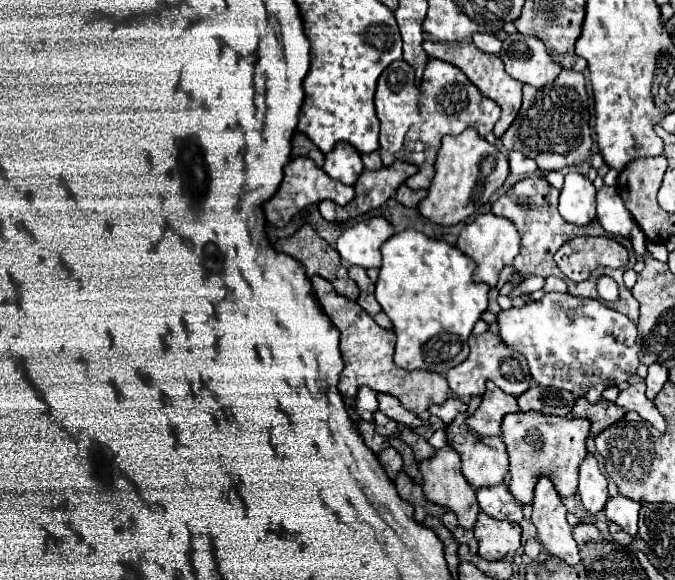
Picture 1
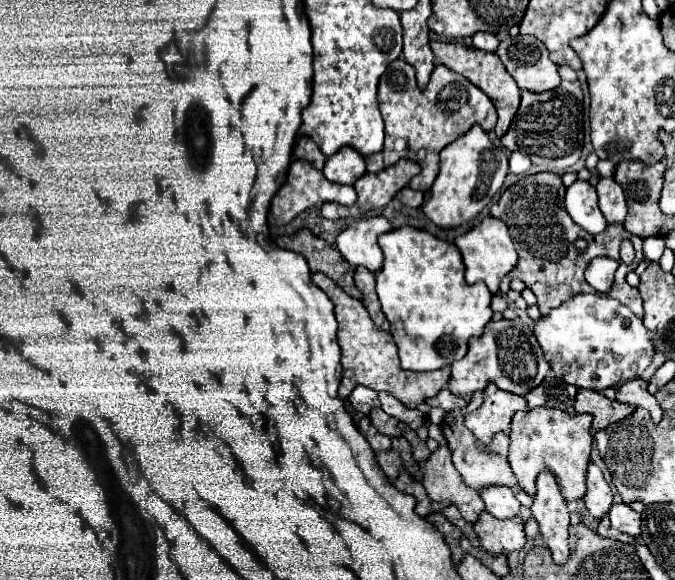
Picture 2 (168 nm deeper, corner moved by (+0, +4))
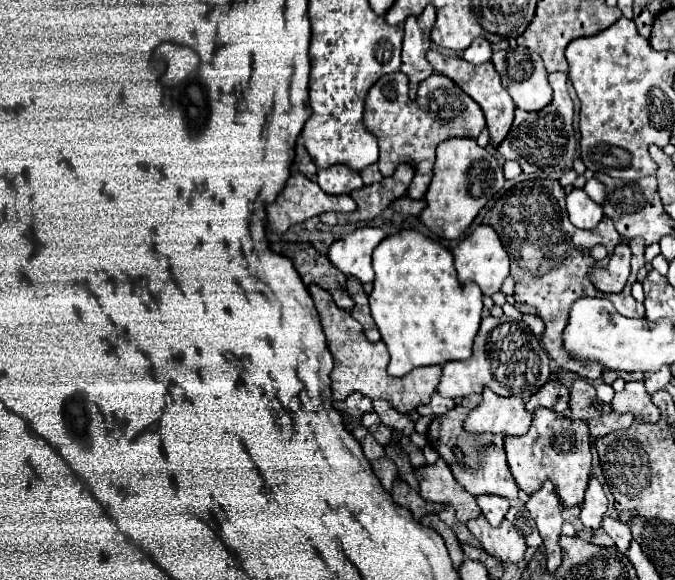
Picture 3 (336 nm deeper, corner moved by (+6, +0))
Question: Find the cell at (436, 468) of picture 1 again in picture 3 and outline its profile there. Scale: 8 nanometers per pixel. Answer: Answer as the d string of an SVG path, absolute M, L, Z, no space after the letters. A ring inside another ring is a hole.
M439 457L433 465L423 465L415 469L419 479L419 495L425 501L453 505L457 511L457 521L467 523L481 515L481 509L475 503L475 497L455 481L449 465Z

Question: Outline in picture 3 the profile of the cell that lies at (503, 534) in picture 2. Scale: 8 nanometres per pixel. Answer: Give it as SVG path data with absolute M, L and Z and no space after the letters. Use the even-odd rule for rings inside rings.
M479 515L477 519L469 521L467 527L489 555L501 559L503 563L517 563L523 559L527 545L507 519L503 519L499 527L491 527L487 519Z

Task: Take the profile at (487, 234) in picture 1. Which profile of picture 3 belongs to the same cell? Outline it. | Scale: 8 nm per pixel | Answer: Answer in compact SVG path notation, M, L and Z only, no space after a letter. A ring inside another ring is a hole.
M477 225L471 231L471 235L467 235L453 249L453 257L455 257L455 269L457 269L461 285L467 281L473 281L481 287L483 295L489 295L489 297L501 289L505 277L509 275L509 255L501 245L499 235L489 225Z

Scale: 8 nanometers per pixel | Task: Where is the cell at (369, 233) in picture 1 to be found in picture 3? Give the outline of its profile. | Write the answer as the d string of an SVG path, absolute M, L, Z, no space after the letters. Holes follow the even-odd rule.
M357 227L353 233L343 235L329 247L329 261L341 273L357 277L361 283L373 281L371 251L383 241L385 233L379 227Z

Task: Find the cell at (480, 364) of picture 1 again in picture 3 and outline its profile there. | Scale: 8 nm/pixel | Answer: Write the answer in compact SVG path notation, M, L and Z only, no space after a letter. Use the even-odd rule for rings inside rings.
M485 317L475 337L471 359L445 363L437 391L443 397L459 399L471 393L481 393L483 387L489 387L497 395L517 395L527 401L533 393L541 389L541 385L545 385L549 375L549 355L541 347L539 337L533 335L523 321L503 321L499 317Z

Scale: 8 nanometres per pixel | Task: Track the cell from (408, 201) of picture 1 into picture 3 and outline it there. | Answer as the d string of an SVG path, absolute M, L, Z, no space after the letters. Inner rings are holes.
M407 195L405 197L401 197L401 199L397 199L395 203L393 203L393 209L397 211L397 213L401 213L401 215L419 215L423 209L427 207L427 203L425 203L425 199L409 199Z

